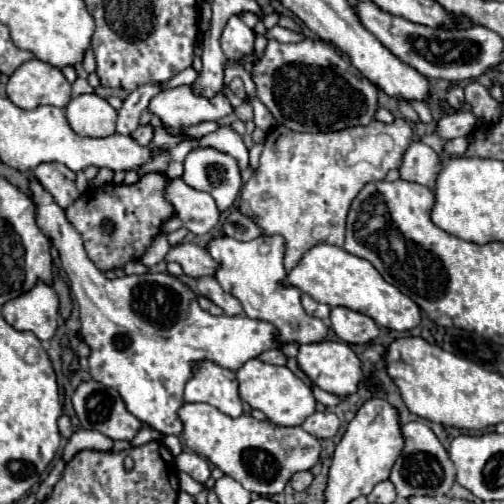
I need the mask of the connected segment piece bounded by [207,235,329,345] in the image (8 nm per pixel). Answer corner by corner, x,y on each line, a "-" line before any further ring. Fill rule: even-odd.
279,235
273,237
257,237
253,241
237,241
231,237
213,239
207,247
213,259
221,263
219,271
215,273
223,291
237,297
251,319
267,321
277,327
277,341
305,345
305,343
321,343
327,339
329,327
313,317
307,315
301,307
301,291
297,287
283,287
285,267
283,267
283,239

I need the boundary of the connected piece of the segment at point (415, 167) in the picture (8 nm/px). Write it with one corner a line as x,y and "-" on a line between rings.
415,141
403,153
403,161
399,165
399,177
403,181
419,183
419,185
425,185
431,189
435,185
439,167
441,167
441,163
439,163
437,153
431,147
423,145
421,141

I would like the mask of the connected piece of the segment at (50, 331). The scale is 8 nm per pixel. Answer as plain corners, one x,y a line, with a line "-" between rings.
37,283
37,287
29,293
7,301
1,313
13,329
31,331
37,335
37,339
47,341
57,331
57,307
59,301
55,291
43,283

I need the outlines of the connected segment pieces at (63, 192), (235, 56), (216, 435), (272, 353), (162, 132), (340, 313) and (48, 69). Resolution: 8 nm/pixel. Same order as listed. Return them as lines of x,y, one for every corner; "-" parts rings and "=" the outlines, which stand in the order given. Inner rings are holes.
41,163
33,175
63,209
67,209
81,195
75,187
75,173
61,163
=
233,15
227,21
223,35
221,35
221,47
223,47
227,61
239,65
239,61
243,57
251,55
253,53
253,39
255,39
253,29
249,29
237,15
=
185,403
179,409
183,421
185,445
197,455
207,457
225,475
239,481
247,491
257,495
283,493
285,485
297,471
311,469
321,455
321,443
301,427
289,429
269,421
257,421
251,415
237,419
221,413
207,403
=
269,349
269,351
261,353
257,359
265,361
265,363
271,363
271,365
285,365
285,361
287,361
287,357
279,349
=
157,127
155,137
153,137
153,143
155,143
157,147
161,147
161,149
171,149
171,147
175,147
177,143
181,143
183,139
185,139
185,137
173,137
173,135
169,135
165,127
=
347,307
331,309
331,329
349,345
367,345
379,335
379,325
371,317
=
31,59
9,77
7,97
21,109
35,109
39,105
65,107
71,99
71,85
59,69

